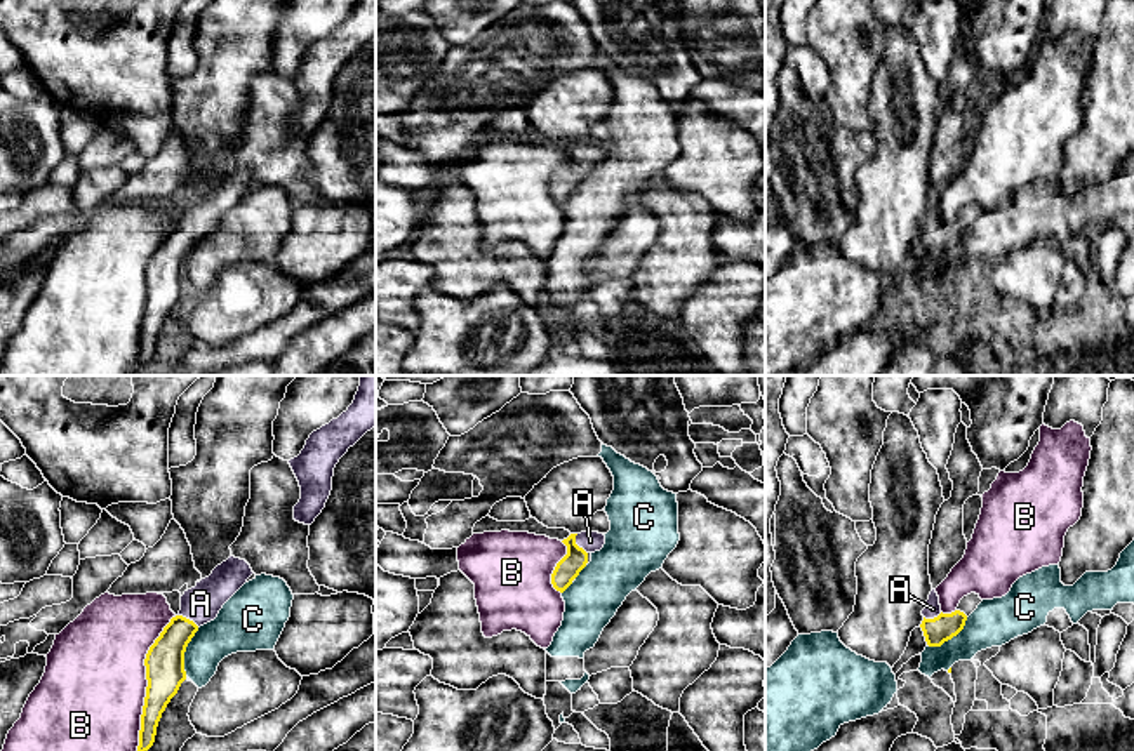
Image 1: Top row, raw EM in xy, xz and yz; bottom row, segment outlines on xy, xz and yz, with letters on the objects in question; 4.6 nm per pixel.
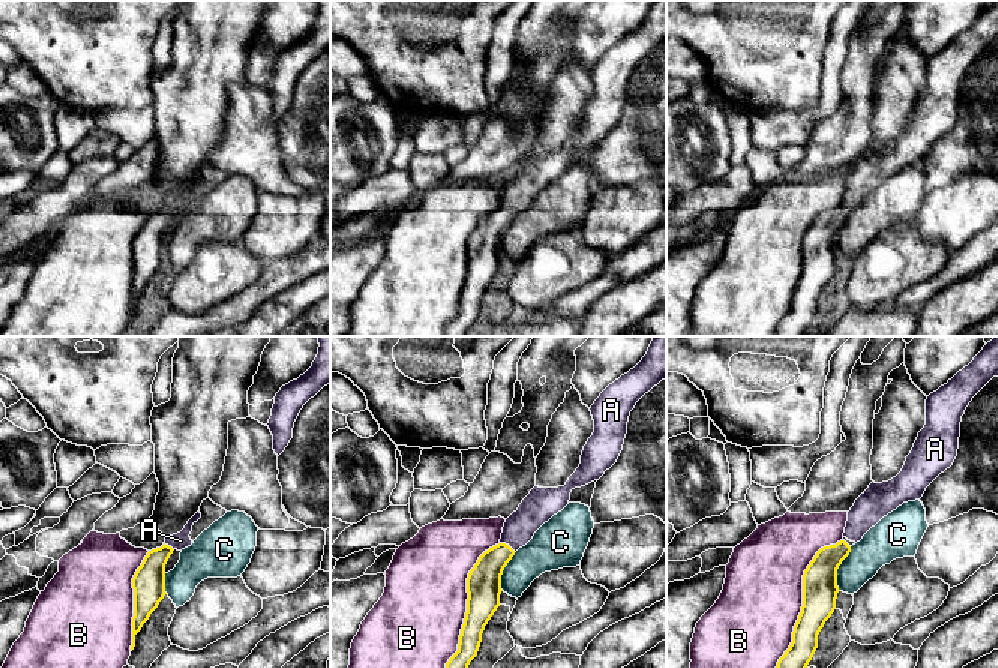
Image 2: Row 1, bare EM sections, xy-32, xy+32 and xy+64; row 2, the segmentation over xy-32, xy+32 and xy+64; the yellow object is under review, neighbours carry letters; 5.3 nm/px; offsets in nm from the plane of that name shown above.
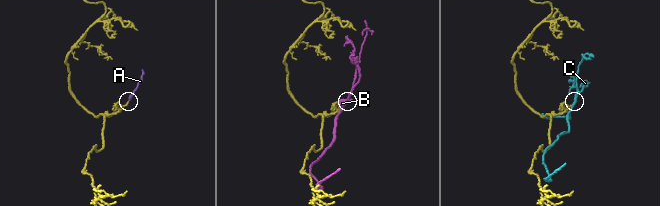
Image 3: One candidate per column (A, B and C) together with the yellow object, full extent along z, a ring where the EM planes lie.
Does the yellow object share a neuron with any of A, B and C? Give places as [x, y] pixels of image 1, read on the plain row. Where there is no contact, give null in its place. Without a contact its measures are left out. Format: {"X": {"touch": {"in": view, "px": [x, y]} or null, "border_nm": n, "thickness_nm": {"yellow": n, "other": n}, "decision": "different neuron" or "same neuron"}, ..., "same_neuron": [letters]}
{"A": {"touch": {"in": "xz", "px": [576, 155]}, "border_nm": 110, "thickness_nm": {"yellow": 110, "other": 100}, "decision": "same neuron"}, "B": {"touch": {"in": "xy", "px": [146, 299]}, "border_nm": 700, "thickness_nm": {"yellow": 180, "other": 480}, "decision": "different neuron"}, "C": {"touch": {"in": "xy", "px": [185, 261]}, "border_nm": 240, "thickness_nm": {"yellow": 180, "other": 200}, "decision": "different neuron"}, "same_neuron": ["A"]}

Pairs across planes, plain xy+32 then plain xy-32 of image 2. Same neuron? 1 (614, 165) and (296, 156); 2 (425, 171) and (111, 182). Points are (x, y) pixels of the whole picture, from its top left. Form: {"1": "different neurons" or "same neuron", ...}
{"1": "same neuron", "2": "different neurons"}

